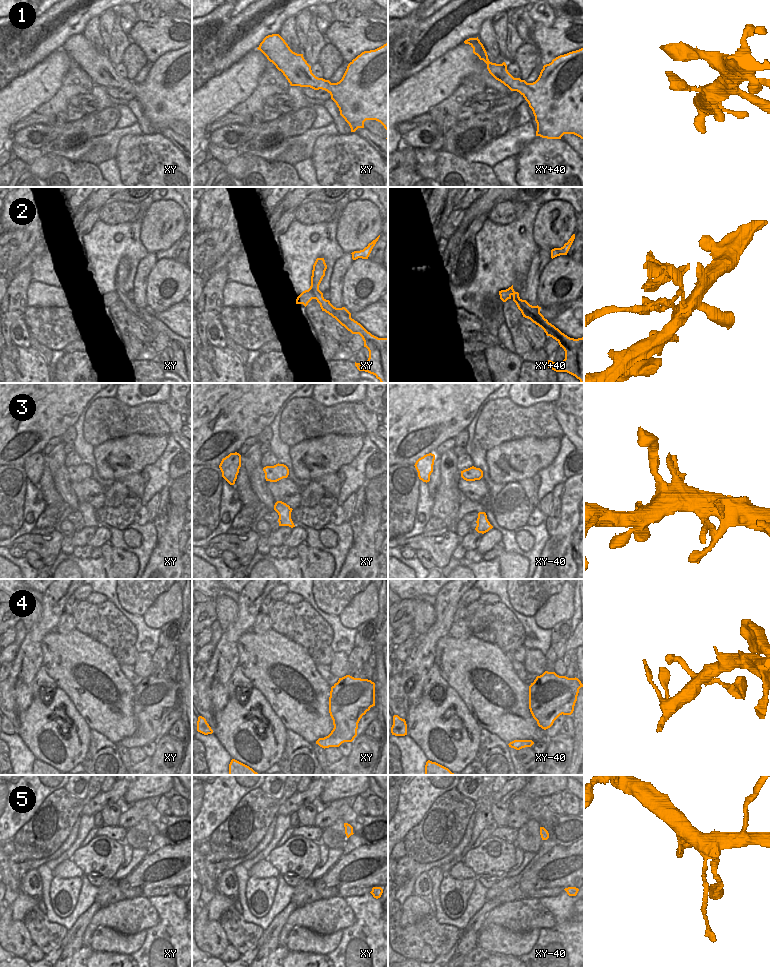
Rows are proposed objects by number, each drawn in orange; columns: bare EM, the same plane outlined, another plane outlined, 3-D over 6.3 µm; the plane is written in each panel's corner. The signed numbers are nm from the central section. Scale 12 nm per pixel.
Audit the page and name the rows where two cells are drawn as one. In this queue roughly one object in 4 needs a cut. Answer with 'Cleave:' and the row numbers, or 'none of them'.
Cleave: 2, 5

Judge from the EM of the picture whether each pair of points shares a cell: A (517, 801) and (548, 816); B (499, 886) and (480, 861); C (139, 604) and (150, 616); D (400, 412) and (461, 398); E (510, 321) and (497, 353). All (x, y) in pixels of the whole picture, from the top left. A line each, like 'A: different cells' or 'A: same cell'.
A: same cell
B: different cells
C: different cells
D: same cell
E: different cells

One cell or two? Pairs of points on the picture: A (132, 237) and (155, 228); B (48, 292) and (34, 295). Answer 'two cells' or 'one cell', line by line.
A: two cells
B: one cell

